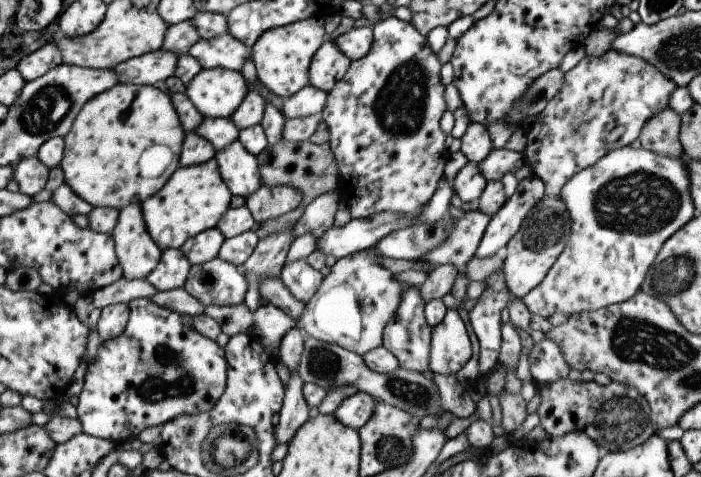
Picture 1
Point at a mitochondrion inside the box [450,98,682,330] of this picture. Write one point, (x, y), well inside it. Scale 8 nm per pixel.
(546, 228)

